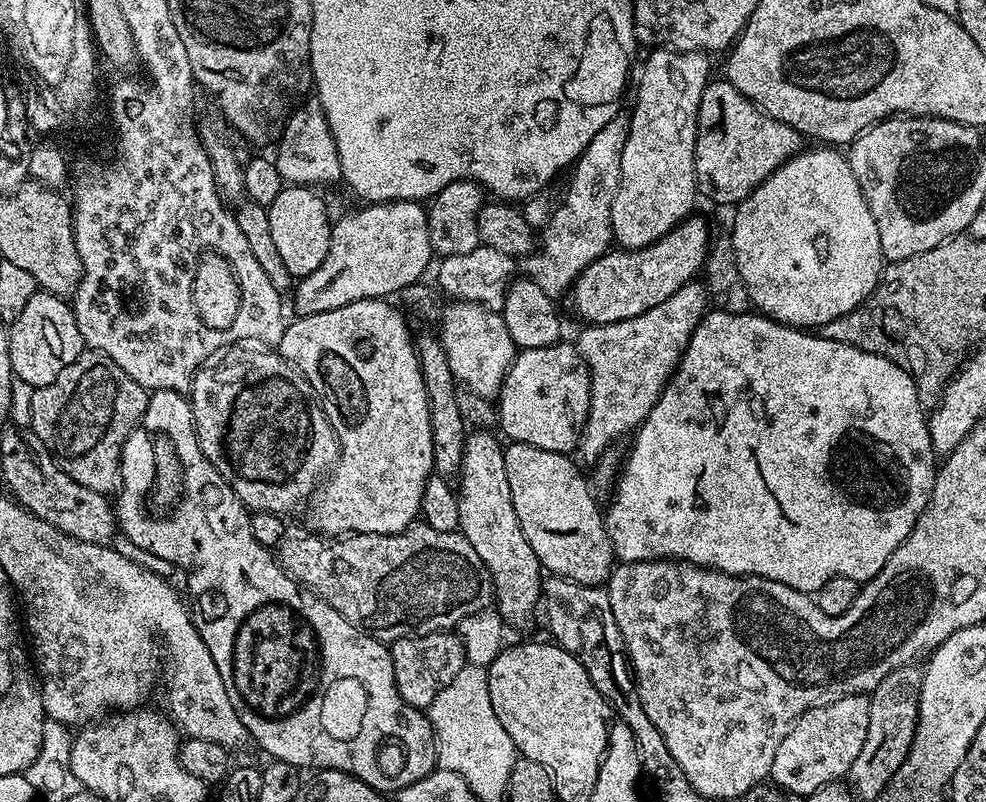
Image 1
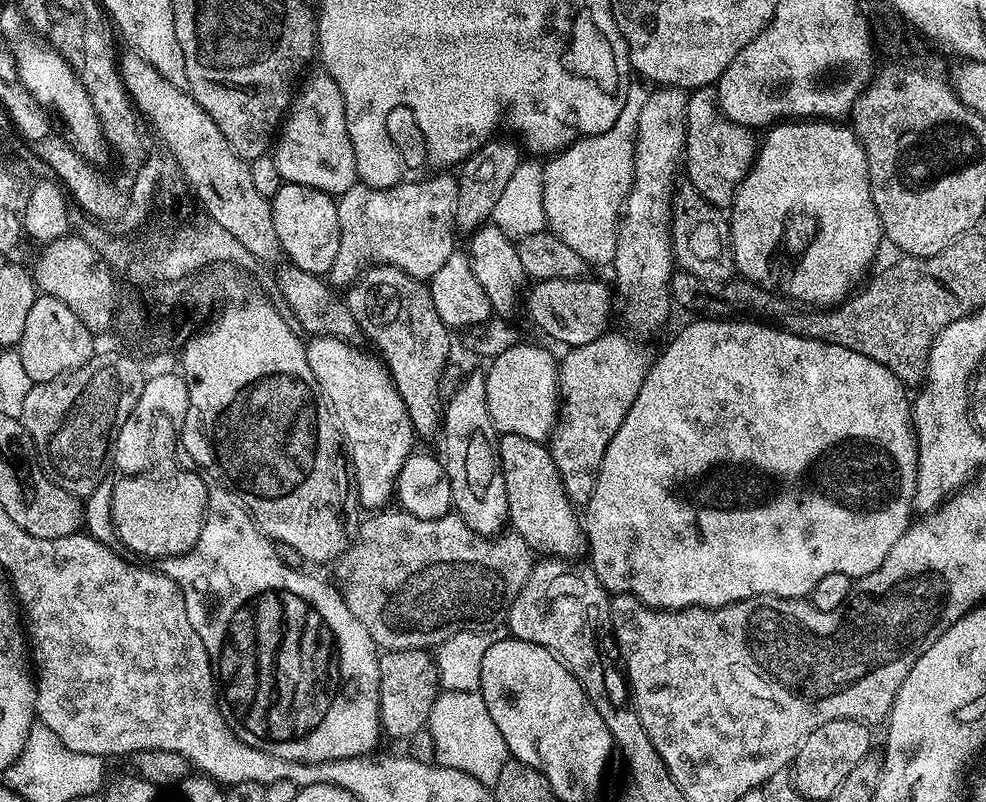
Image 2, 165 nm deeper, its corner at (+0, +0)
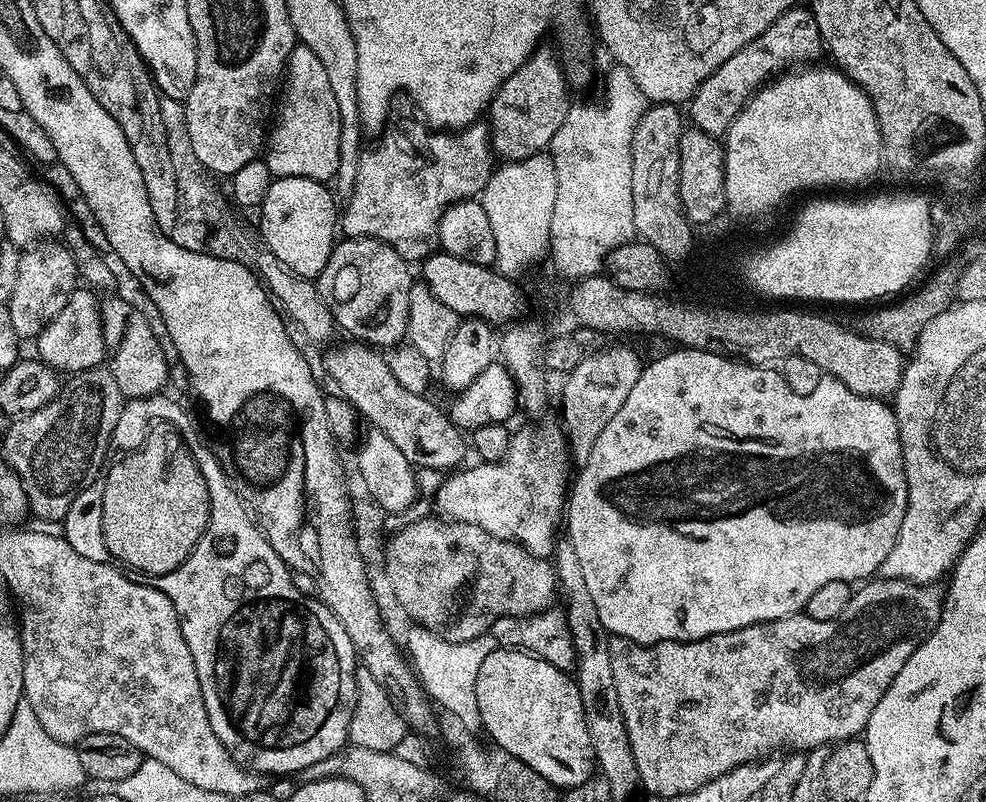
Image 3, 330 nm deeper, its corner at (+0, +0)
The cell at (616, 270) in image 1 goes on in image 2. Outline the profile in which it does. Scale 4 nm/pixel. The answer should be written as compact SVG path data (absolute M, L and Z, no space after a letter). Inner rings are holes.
M585 278L582 280L538 280L535 281L531 286L532 289L528 292L528 316L532 319L532 324L540 332L545 332L552 340L557 340L558 343L564 344L568 348L577 348L582 346L586 342L594 342L599 336L605 335L606 329L604 328L608 324L608 292L610 296L610 288L603 284L600 280L592 280L593 278Z

